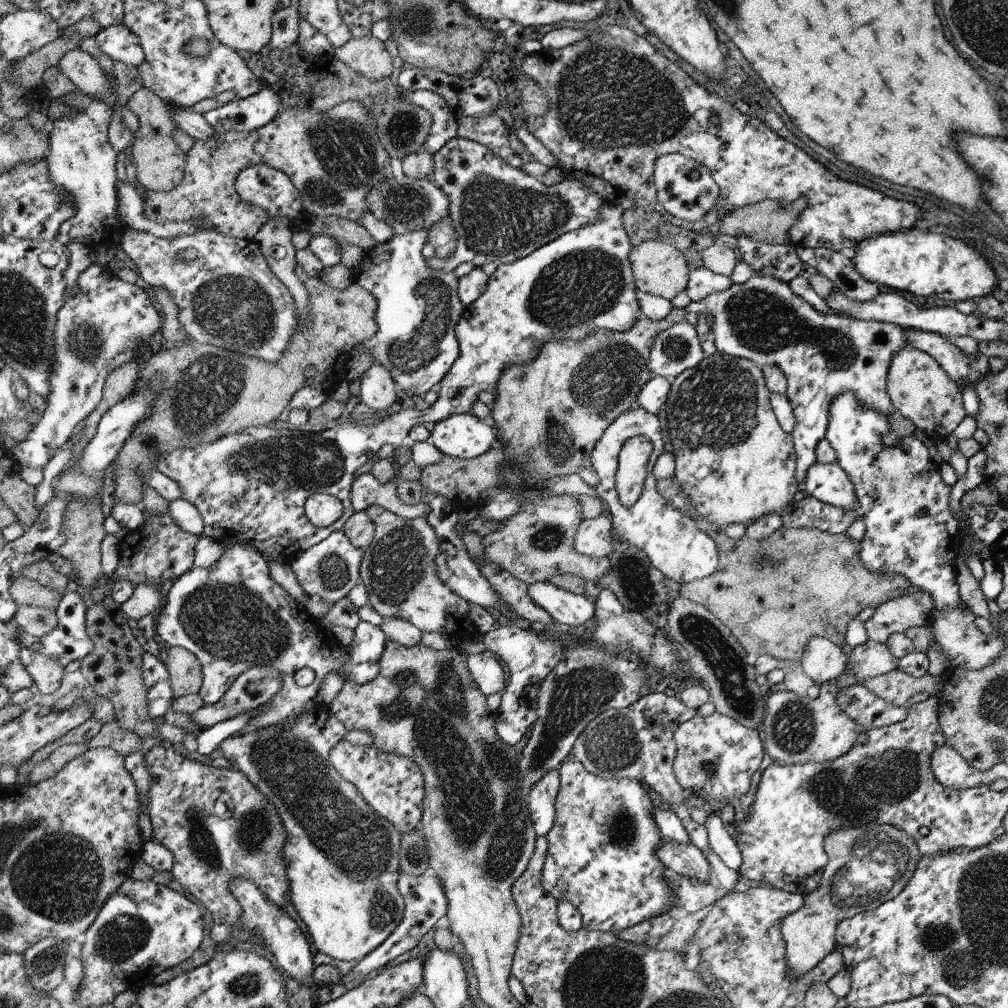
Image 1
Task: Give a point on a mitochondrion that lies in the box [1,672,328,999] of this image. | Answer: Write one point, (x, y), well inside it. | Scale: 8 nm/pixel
(61, 881)

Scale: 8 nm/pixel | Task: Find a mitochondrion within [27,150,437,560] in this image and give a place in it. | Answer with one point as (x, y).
(232, 308)

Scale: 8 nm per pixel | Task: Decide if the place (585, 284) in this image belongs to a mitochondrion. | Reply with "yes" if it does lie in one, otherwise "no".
yes

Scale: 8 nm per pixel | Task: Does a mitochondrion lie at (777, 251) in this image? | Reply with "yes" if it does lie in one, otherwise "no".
no

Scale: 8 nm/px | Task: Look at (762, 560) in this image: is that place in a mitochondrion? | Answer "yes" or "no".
yes

